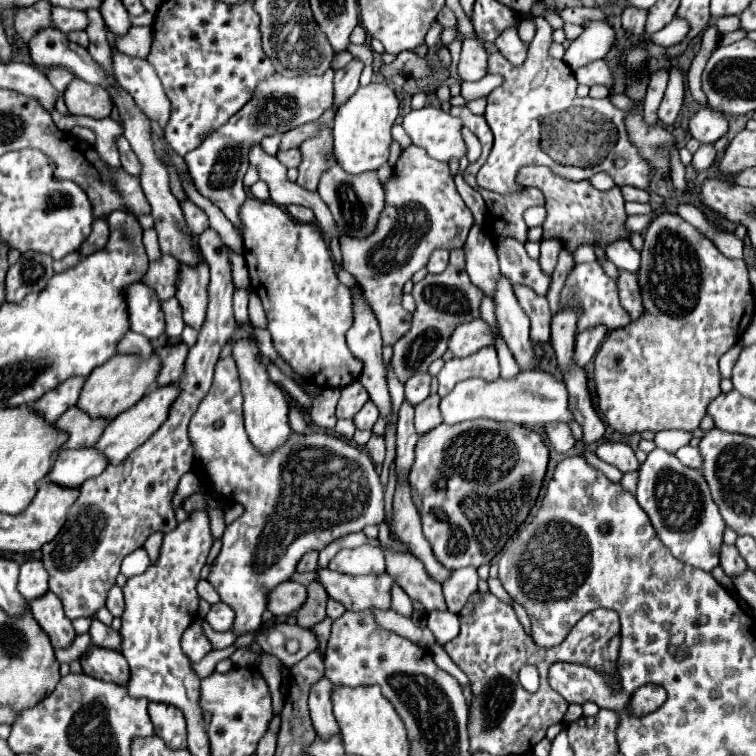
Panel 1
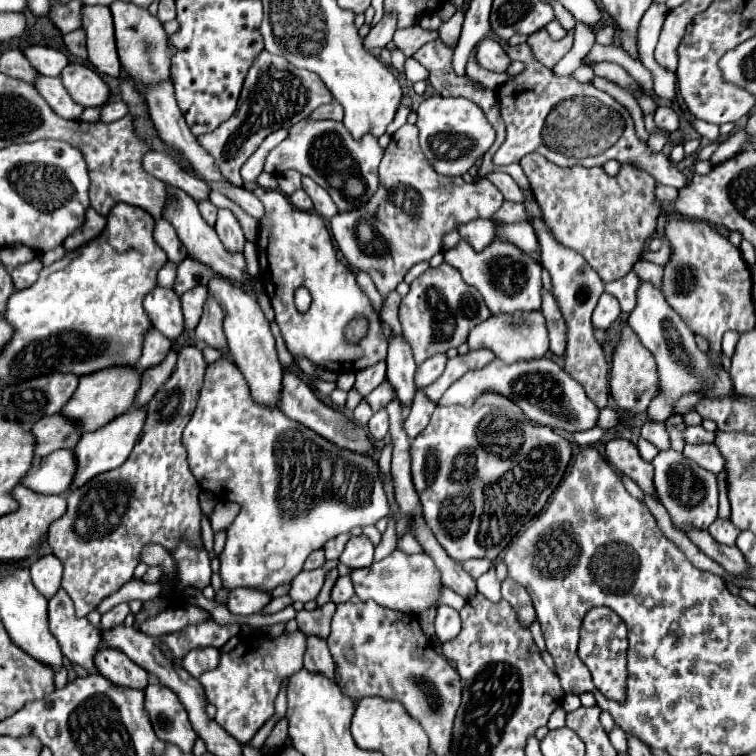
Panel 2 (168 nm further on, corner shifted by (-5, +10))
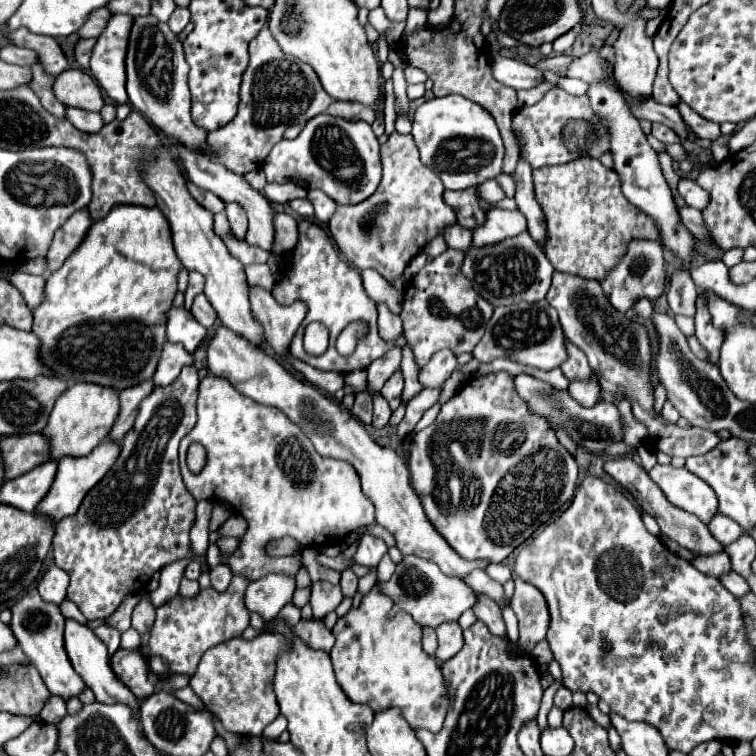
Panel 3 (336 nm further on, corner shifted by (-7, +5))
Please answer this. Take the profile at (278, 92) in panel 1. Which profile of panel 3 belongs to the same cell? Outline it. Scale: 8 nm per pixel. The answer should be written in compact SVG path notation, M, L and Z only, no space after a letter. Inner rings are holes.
M265 23L257 37L249 43L249 65L243 73L239 97L241 103L237 117L225 127L209 133L209 143L219 163L239 175L259 169L273 145L283 139L283 131L289 125L307 123L311 117L325 113L335 101L321 87L313 67L291 55L285 55L279 49L271 37L269 23Z

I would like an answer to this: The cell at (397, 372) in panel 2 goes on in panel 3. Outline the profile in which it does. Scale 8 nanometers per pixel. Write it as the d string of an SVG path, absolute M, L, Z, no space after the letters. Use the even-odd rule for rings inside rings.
M377 303L377 311L379 311L379 321L377 321L379 323L379 335L387 341L397 339L403 333L403 323L401 323L399 315L391 313L385 303Z

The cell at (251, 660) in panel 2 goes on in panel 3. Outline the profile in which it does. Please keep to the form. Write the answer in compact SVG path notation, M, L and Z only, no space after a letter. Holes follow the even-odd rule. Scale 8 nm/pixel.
M267 631L259 633L251 641L243 637L223 641L203 653L189 685L197 697L219 717L227 731L259 737L263 729L279 715L279 705L273 693L273 675L275 657L283 647L283 637Z

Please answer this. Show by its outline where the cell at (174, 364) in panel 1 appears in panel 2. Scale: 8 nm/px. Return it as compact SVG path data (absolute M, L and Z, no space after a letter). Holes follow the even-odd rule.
M171 350L171 352L165 356L163 362L159 362L159 364L155 364L155 366L151 366L151 368L147 368L147 370L143 372L143 382L141 382L141 390L137 392L137 402L135 402L135 406L145 406L145 404L155 396L155 392L157 392L157 390L169 380L169 376L173 374L175 362L177 362L177 352Z

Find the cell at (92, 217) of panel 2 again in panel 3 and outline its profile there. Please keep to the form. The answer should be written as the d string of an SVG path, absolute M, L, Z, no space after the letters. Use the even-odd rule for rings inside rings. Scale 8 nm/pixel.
M79 209L75 211L63 227L59 227L55 231L55 237L53 237L53 243L45 255L47 259L47 269L49 271L57 271L65 259L79 247L79 243L83 241L85 237L85 231L91 227L91 217L89 217L89 211L87 209Z

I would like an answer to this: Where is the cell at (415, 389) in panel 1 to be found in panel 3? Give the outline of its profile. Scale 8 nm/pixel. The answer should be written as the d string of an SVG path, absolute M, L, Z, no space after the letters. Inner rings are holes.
M441 349L439 353L435 353L431 357L431 361L421 369L419 373L419 383L423 387L441 387L449 377L451 373L457 369L457 357L447 351L447 349Z

